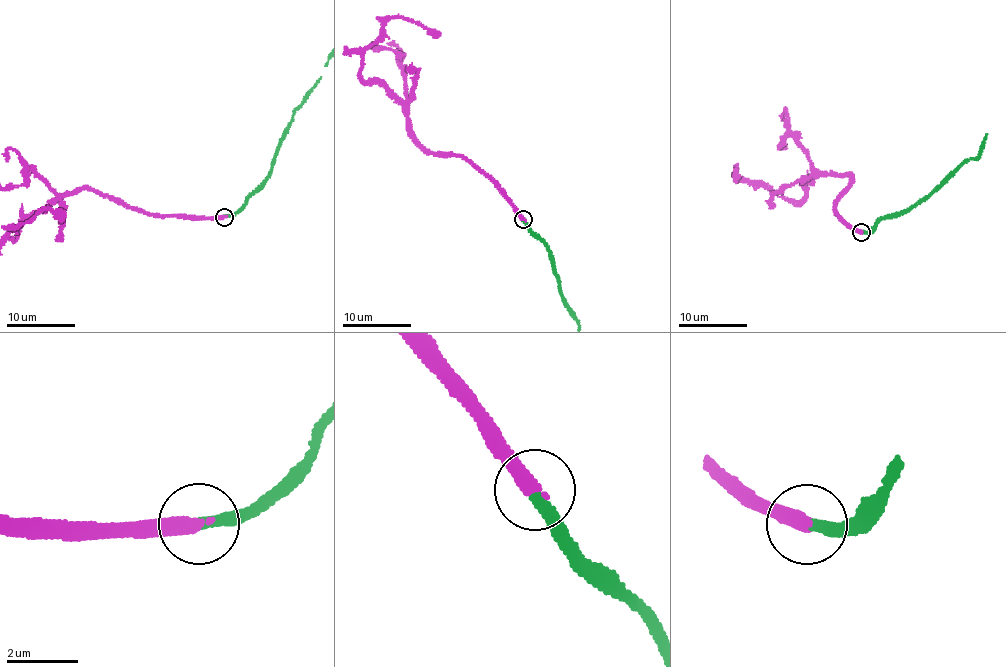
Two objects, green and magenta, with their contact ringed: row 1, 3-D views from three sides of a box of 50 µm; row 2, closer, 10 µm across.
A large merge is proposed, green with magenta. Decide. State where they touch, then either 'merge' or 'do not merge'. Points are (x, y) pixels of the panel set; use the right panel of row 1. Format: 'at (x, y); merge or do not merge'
at (861, 232); merge

